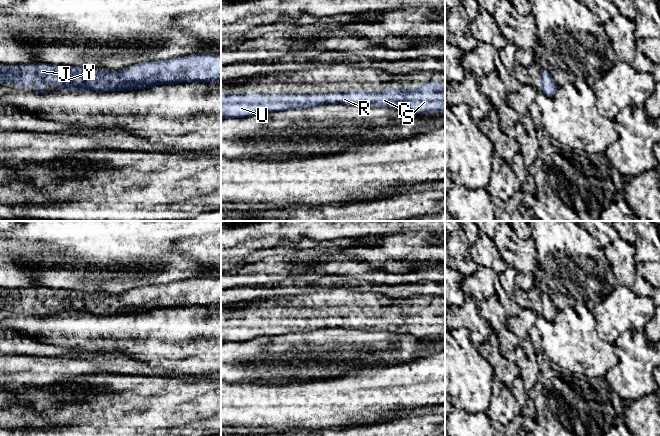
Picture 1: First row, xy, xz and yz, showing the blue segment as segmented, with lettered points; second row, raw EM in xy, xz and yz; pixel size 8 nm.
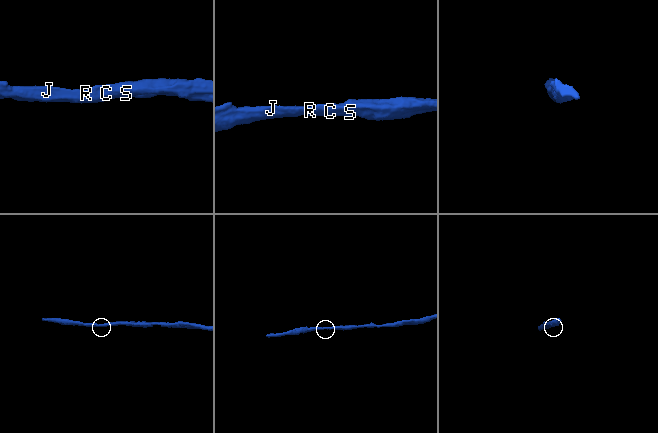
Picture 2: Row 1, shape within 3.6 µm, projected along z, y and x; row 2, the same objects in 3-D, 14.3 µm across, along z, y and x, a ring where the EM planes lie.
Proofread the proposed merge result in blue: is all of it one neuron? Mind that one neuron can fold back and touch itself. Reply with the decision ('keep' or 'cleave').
keep

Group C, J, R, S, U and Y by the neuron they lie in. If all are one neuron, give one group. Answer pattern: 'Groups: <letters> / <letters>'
Groups: C J R S U Y

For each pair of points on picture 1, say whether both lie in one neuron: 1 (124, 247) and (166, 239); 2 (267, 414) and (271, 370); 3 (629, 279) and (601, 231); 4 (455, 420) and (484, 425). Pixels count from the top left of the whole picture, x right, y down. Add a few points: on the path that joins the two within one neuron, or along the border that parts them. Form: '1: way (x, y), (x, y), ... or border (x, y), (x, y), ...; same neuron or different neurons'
1: border (136, 231), (138, 248), (160, 250); different neurons
2: border (246, 383), (294, 383); different neurons
3: way (624, 267), (622, 258), (607, 243); same neuron
4: way (462, 425), (477, 425); same neuron

